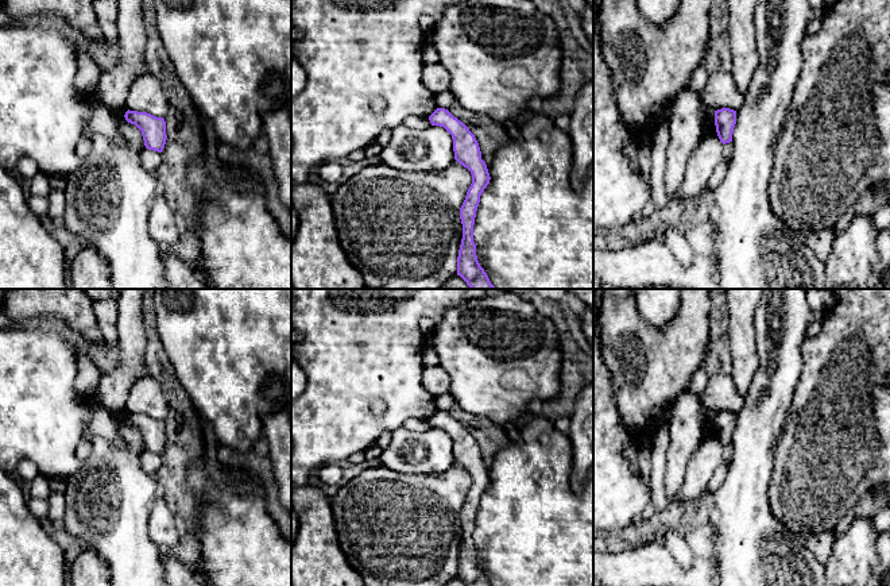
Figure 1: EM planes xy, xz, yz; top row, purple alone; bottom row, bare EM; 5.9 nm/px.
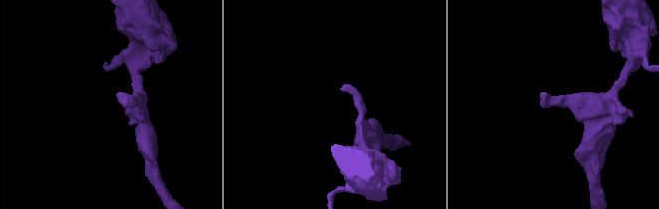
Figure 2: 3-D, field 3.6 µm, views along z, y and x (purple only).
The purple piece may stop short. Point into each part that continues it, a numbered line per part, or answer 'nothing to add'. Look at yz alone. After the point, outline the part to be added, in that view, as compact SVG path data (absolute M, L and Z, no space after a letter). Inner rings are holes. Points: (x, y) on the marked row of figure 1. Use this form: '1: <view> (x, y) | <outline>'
nothing to add

